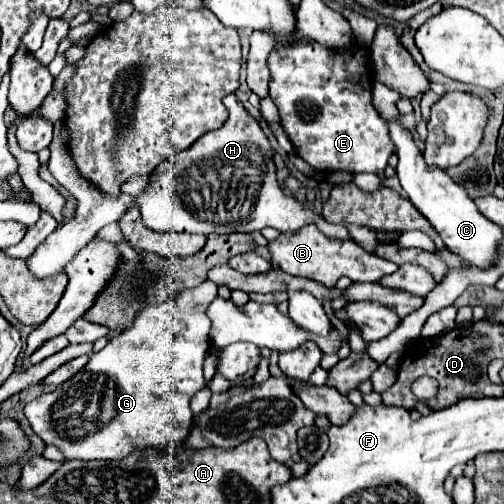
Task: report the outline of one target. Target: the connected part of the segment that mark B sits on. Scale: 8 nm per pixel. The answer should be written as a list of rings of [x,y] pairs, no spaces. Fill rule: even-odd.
[[[308,224],[298,232],[282,232],[274,242],[268,244],[268,250],[272,252],[272,260],[284,272],[316,280],[328,288],[334,288],[342,276],[348,276],[352,282],[380,282],[380,278],[398,270],[394,262],[368,254],[362,246],[356,246],[356,242],[352,240],[324,236],[314,224]]]

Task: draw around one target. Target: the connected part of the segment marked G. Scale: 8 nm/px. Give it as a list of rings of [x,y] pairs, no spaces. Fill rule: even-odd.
[[[202,282],[200,286],[196,288],[190,288],[190,290],[184,290],[178,298],[170,298],[162,304],[156,304],[156,306],[144,306],[144,310],[140,310],[140,314],[136,314],[134,318],[134,324],[122,332],[120,336],[114,336],[106,348],[102,348],[100,352],[94,352],[88,360],[88,364],[76,374],[72,376],[70,380],[66,380],[64,384],[60,384],[54,392],[48,392],[48,394],[42,394],[40,398],[28,402],[24,406],[24,414],[32,426],[32,430],[46,442],[46,444],[52,444],[56,448],[60,448],[60,452],[66,456],[66,460],[120,460],[120,458],[126,458],[132,450],[138,450],[138,448],[158,448],[158,450],[164,450],[168,454],[174,454],[176,448],[180,448],[184,444],[184,440],[188,438],[190,434],[190,428],[194,424],[194,416],[190,412],[190,398],[204,388],[204,378],[202,378],[202,366],[204,366],[204,358],[210,350],[210,318],[206,314],[206,308],[208,308],[208,302],[212,302],[212,298],[216,298],[216,286],[214,282]]]

